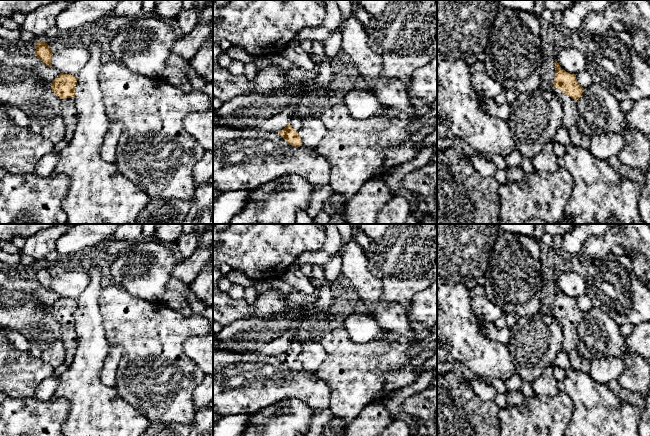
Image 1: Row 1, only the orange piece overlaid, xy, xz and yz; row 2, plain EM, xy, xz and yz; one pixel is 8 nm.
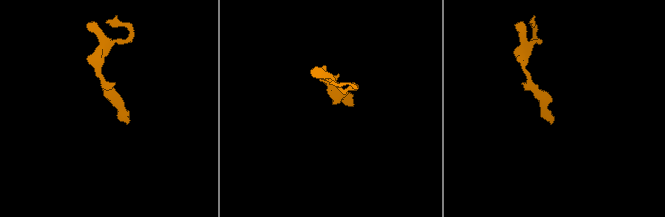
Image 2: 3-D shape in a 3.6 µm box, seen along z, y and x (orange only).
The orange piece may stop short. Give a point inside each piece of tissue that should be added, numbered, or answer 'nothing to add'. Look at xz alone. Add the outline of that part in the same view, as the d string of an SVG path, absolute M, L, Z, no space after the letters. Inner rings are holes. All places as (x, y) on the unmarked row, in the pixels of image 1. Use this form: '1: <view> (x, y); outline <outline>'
1: xz (296, 346); outline M303 338L292 341L289 344L289 349L296 355L299 355L303 349Z

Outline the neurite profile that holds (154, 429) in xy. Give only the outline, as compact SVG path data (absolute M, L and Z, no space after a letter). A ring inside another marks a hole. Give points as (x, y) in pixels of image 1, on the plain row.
M193 421L189 424L180 423L150 423L141 436L189 436Z

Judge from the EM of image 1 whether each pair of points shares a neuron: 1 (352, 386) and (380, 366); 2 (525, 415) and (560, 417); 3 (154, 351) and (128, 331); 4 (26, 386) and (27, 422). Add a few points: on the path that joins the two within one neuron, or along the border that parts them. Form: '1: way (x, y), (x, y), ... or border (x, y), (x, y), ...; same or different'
1: way (359, 379), (366, 372), (373, 370); same
2: way (534, 417), (551, 417); same
3: way (148, 345), (134, 331); same
4: border (32, 395), (26, 398), (10, 397); different

